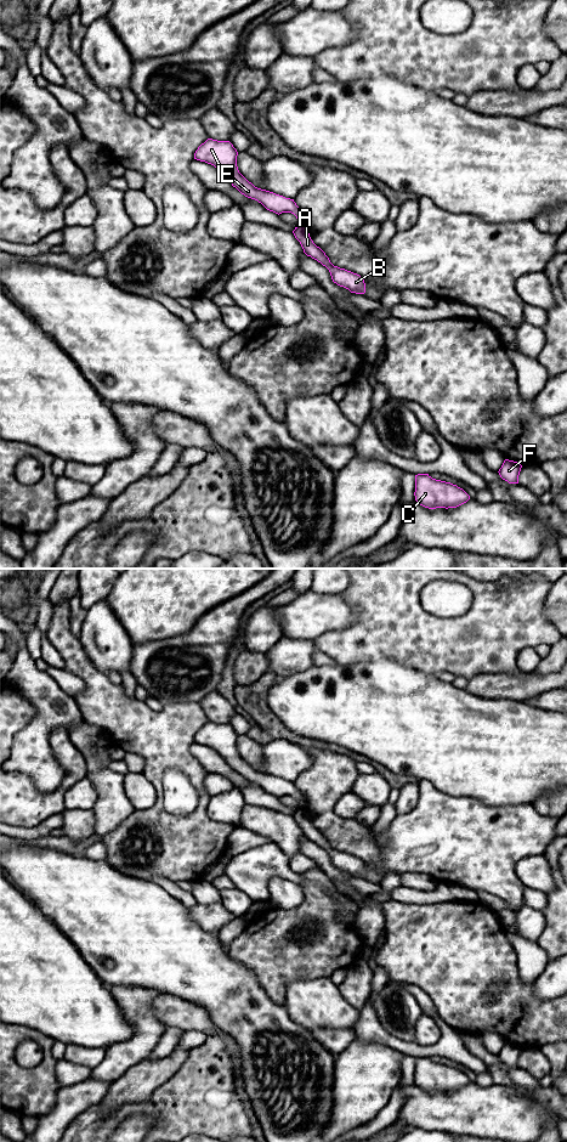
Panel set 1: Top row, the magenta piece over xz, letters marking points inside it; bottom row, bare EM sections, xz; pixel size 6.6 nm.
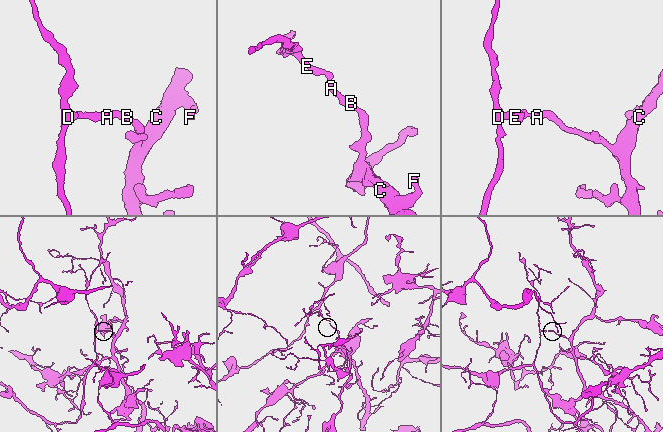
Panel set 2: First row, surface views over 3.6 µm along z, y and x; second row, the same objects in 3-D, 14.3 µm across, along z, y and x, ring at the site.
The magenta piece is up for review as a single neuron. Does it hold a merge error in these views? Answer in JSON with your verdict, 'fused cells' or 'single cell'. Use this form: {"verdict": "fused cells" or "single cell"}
{"verdict": "fused cells"}

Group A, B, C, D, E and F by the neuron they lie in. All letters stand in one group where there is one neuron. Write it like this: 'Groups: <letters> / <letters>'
Groups: A B C F / D E

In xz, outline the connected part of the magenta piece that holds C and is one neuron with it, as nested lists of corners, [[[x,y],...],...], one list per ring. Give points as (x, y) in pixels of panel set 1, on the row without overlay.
[[[429,1057],[415,1058],[415,1084],[429,1092],[457,1091],[470,1079],[457,1068],[432,1062]]]

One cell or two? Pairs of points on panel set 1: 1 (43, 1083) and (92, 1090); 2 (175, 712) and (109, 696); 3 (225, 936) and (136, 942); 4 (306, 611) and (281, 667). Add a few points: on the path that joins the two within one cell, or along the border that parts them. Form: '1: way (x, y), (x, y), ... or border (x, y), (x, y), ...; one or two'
1: border (61, 1087), (54, 1107), (47, 1113); two
2: way (159, 718), (131, 718), (125, 712); one
3: border (217, 934), (217, 938), (228, 950); two
4: way (301, 625), (298, 646), (290, 654); one

